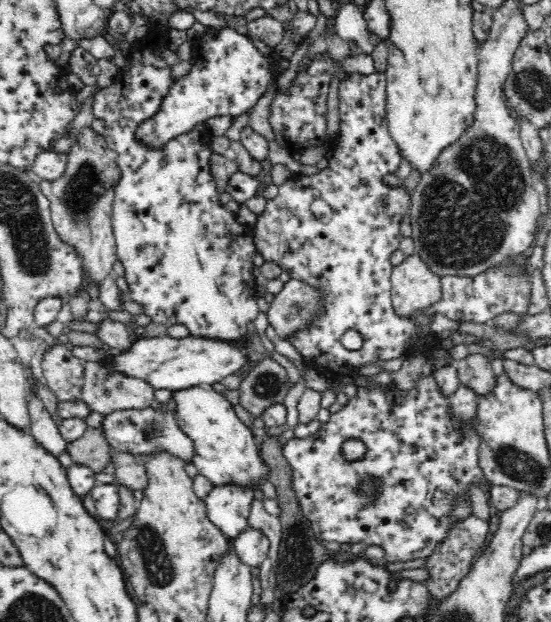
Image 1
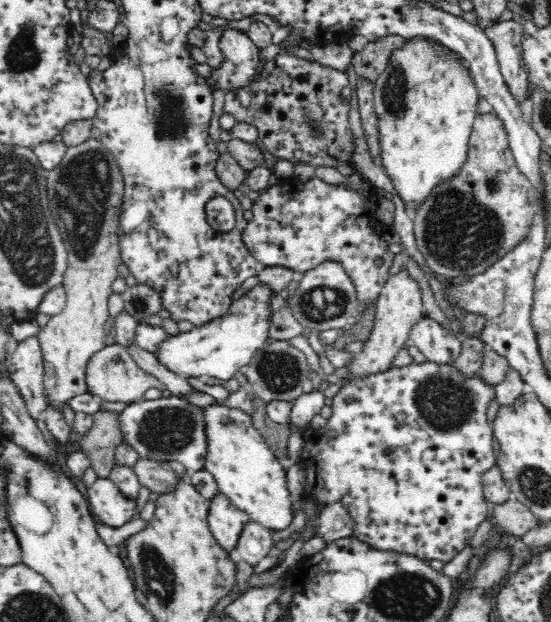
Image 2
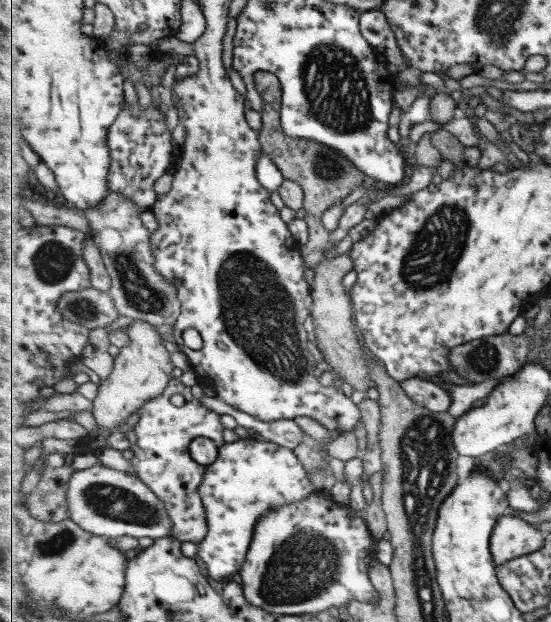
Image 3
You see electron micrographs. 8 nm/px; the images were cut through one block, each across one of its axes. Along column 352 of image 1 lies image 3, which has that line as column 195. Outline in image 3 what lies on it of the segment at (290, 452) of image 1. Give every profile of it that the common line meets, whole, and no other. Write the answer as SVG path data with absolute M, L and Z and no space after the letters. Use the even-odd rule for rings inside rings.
M172 377L164 394L145 403L136 414L140 419L133 427L137 436L136 443L129 447L134 452L134 457L130 460L134 470L130 474L144 480L165 501L173 521L170 536L181 542L199 545L209 532L208 509L200 495L200 486L208 467L199 465L199 462L191 458L189 444L202 436L215 442L217 448L223 446L225 439L221 416L195 398L190 386L185 386L179 377ZM175 394L184 397L184 405L175 406L171 402Z

